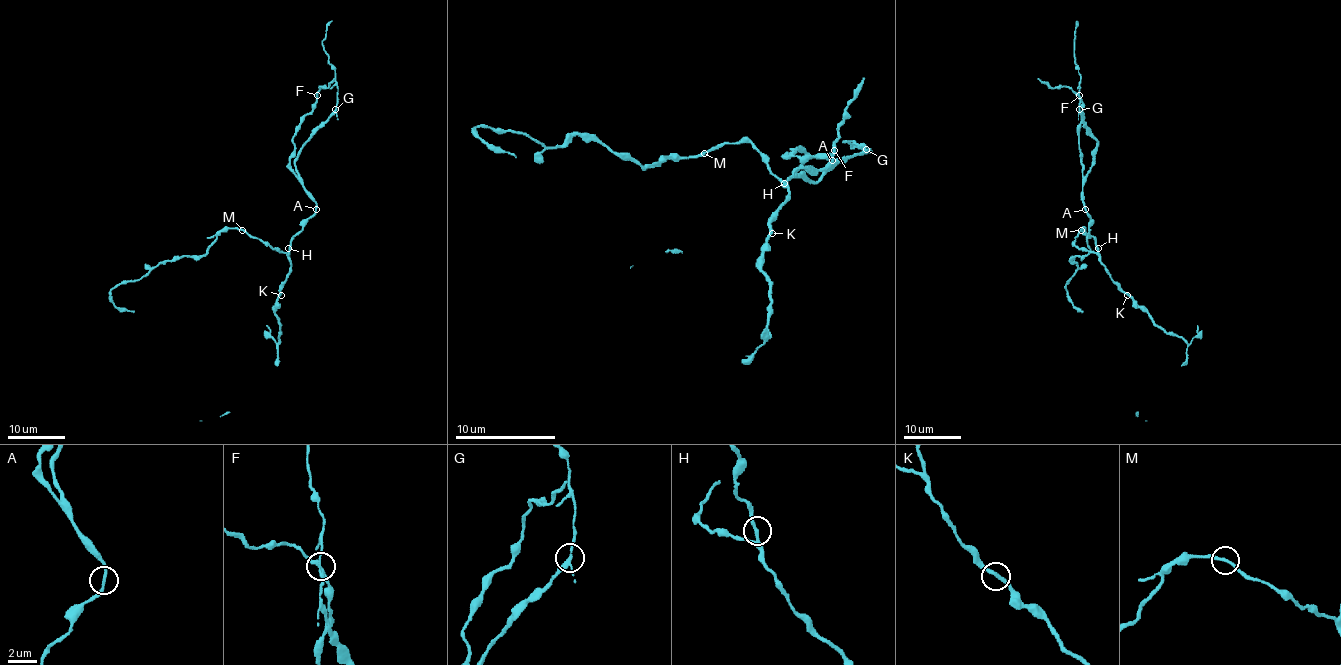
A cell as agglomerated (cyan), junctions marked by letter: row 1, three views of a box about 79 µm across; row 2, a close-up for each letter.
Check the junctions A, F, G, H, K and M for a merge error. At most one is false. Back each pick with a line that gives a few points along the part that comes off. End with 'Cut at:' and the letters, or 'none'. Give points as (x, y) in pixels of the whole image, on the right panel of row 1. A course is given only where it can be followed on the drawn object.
G: (1079, 110), (1081, 74), (1075, 62), (1073, 42), (1076, 20)
Cut at: G

